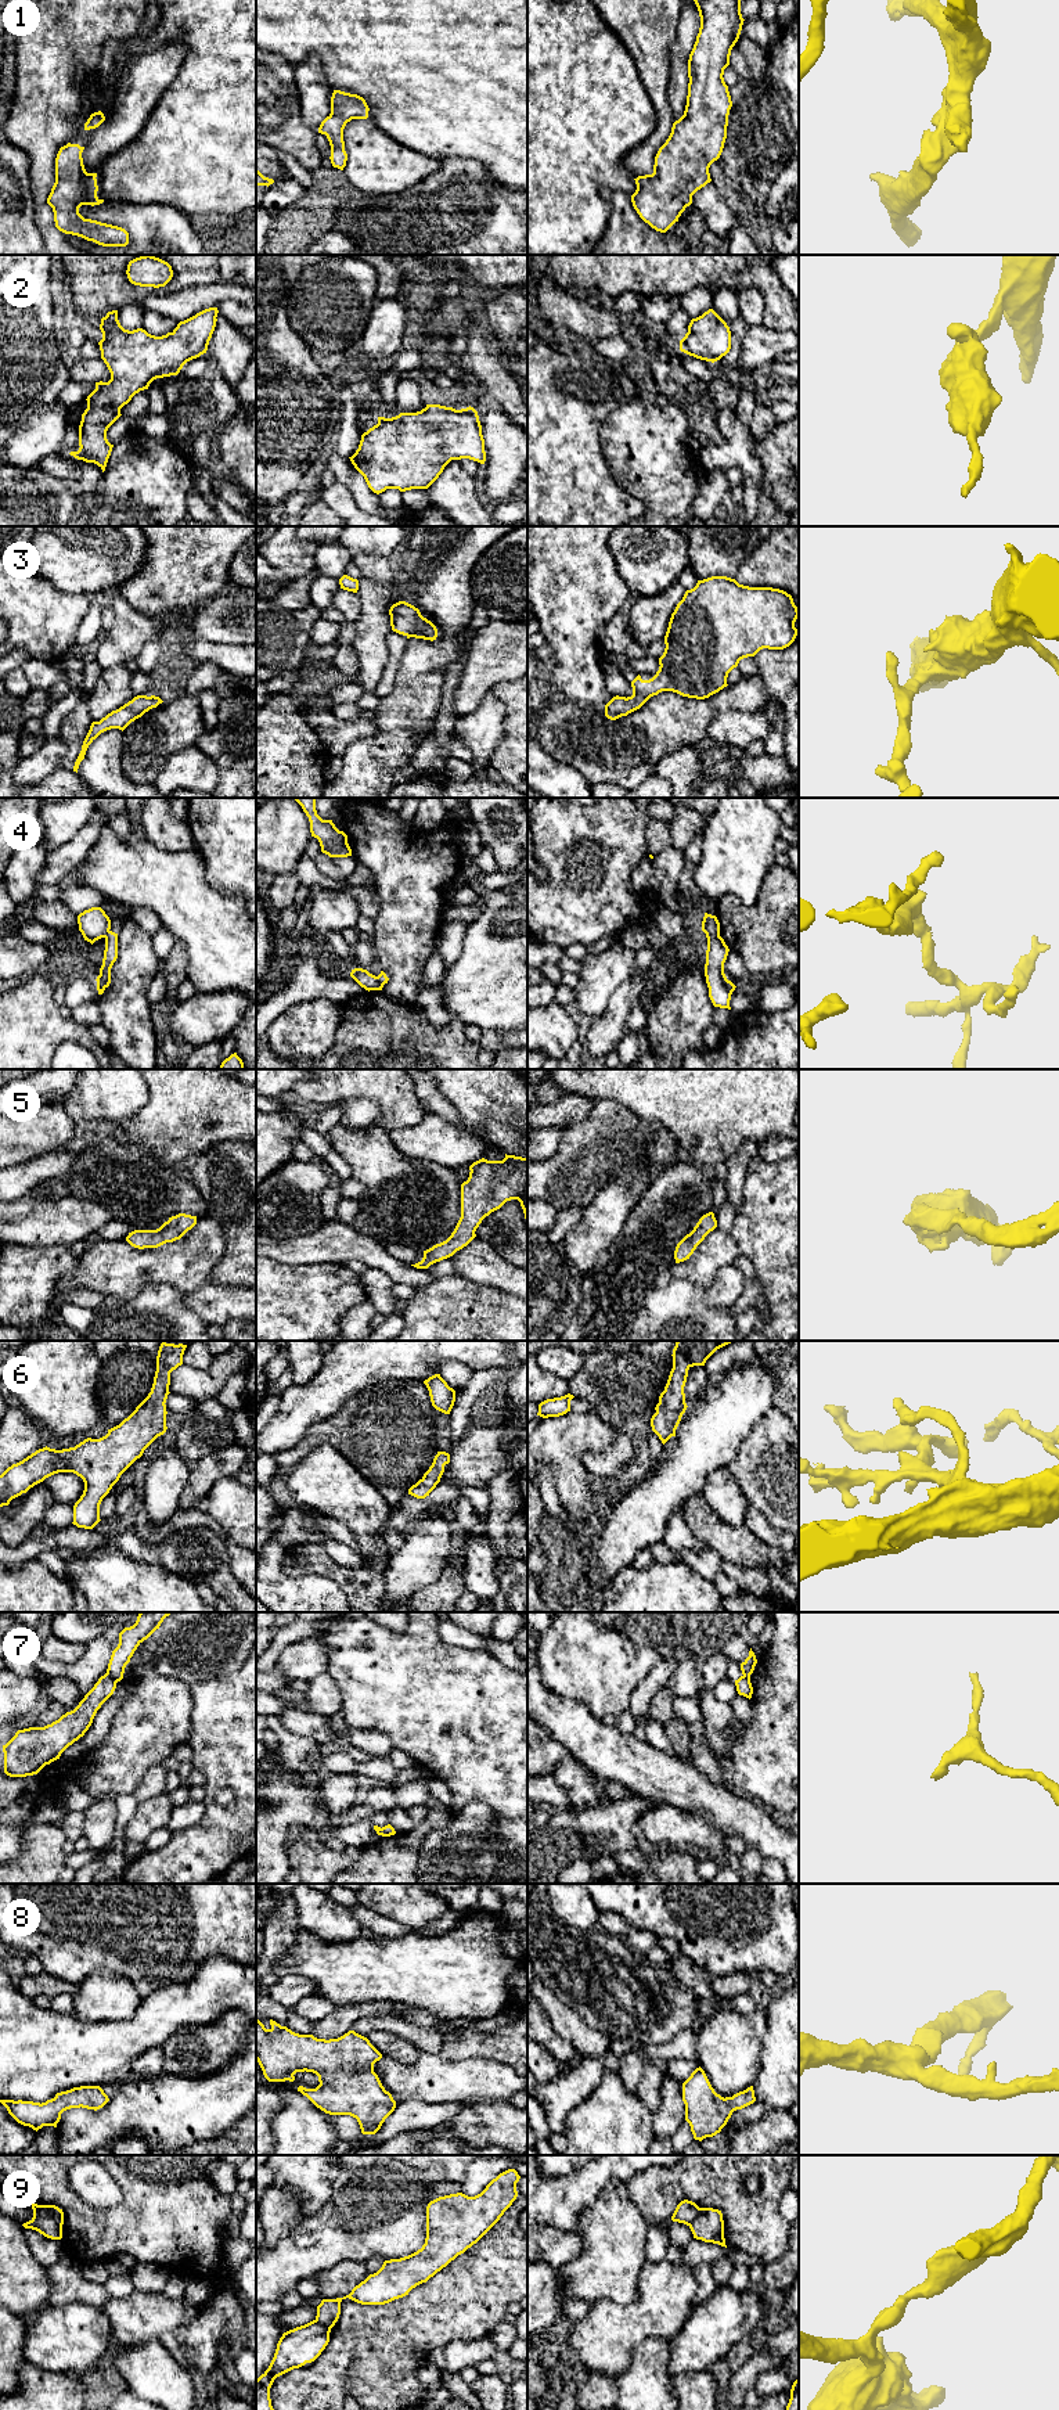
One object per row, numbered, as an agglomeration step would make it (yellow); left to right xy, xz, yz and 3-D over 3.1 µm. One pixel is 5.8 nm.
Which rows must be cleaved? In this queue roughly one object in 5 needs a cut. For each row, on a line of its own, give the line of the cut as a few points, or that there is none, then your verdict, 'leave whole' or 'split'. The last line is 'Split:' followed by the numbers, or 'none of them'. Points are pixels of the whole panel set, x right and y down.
1: no cut | leave whole
2: no cut | leave whole
3: no cut | leave whole
4: yz (706, 934), (719, 936) | split
5: no cut | leave whole
6: no cut | leave whole
7: xy (107, 1672), (116, 1682) | split
8: no cut | leave whole
9: xy (43, 2205), (61, 2227) | split
Split: 4, 7, 9

